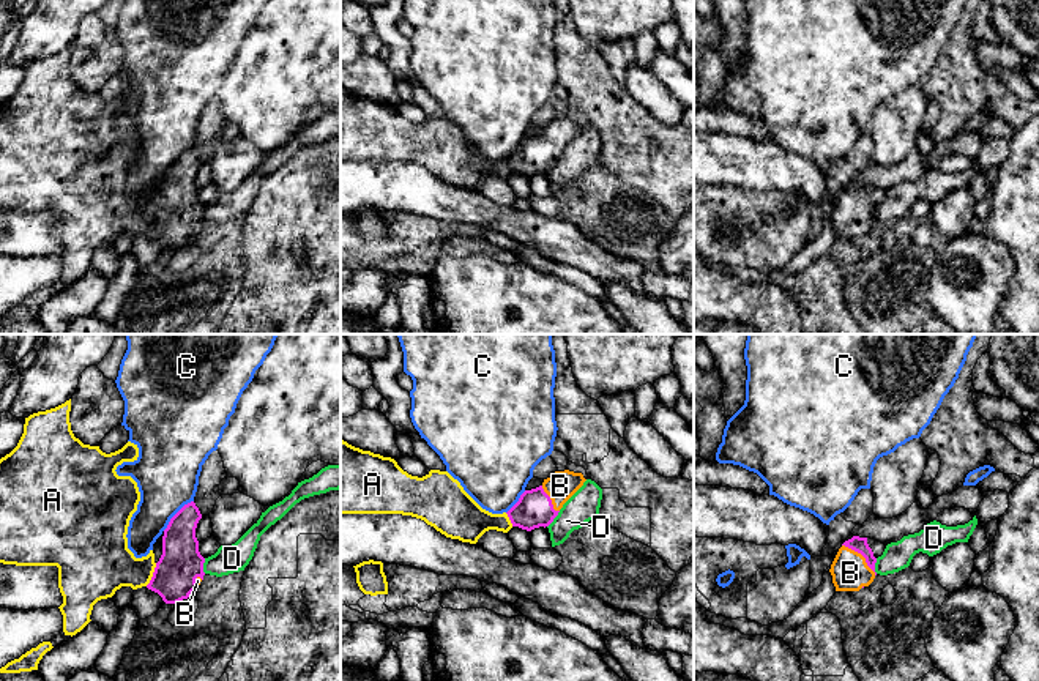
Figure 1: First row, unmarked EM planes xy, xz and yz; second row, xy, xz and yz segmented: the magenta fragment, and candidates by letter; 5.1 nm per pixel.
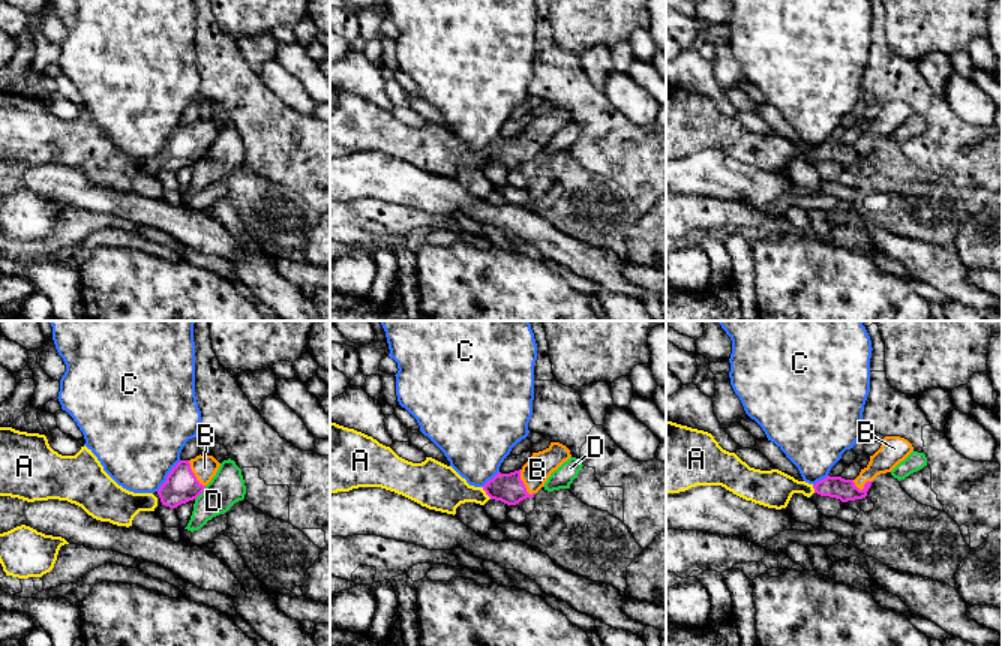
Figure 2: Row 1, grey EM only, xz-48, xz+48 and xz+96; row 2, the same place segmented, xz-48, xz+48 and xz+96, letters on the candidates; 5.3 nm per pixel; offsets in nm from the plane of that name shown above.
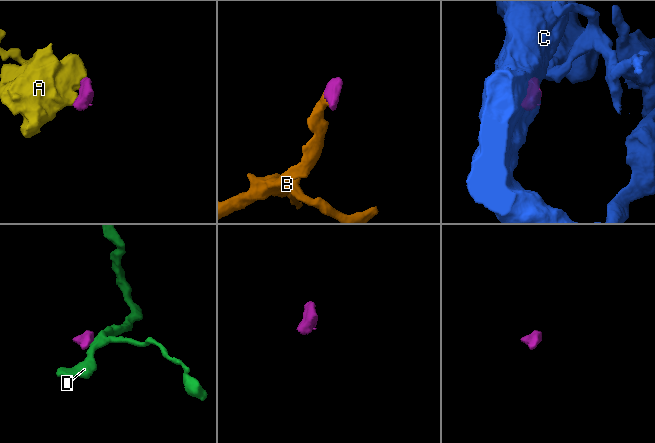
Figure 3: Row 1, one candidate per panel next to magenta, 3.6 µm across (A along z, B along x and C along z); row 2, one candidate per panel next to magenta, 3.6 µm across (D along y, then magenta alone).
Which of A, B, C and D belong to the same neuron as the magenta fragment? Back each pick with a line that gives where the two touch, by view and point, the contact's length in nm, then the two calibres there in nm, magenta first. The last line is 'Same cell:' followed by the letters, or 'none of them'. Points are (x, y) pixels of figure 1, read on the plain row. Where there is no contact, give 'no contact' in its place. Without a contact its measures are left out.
A: contact xy (153, 221); length 130 nm; calibres 220 and 280 nm
B: contact yz (861, 200); length 240 nm; calibres 80 and 190 nm
Same cell: A, B

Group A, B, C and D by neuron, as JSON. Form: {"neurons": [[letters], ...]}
{"neurons": [["A", "B"], ["C"], ["D"]]}

